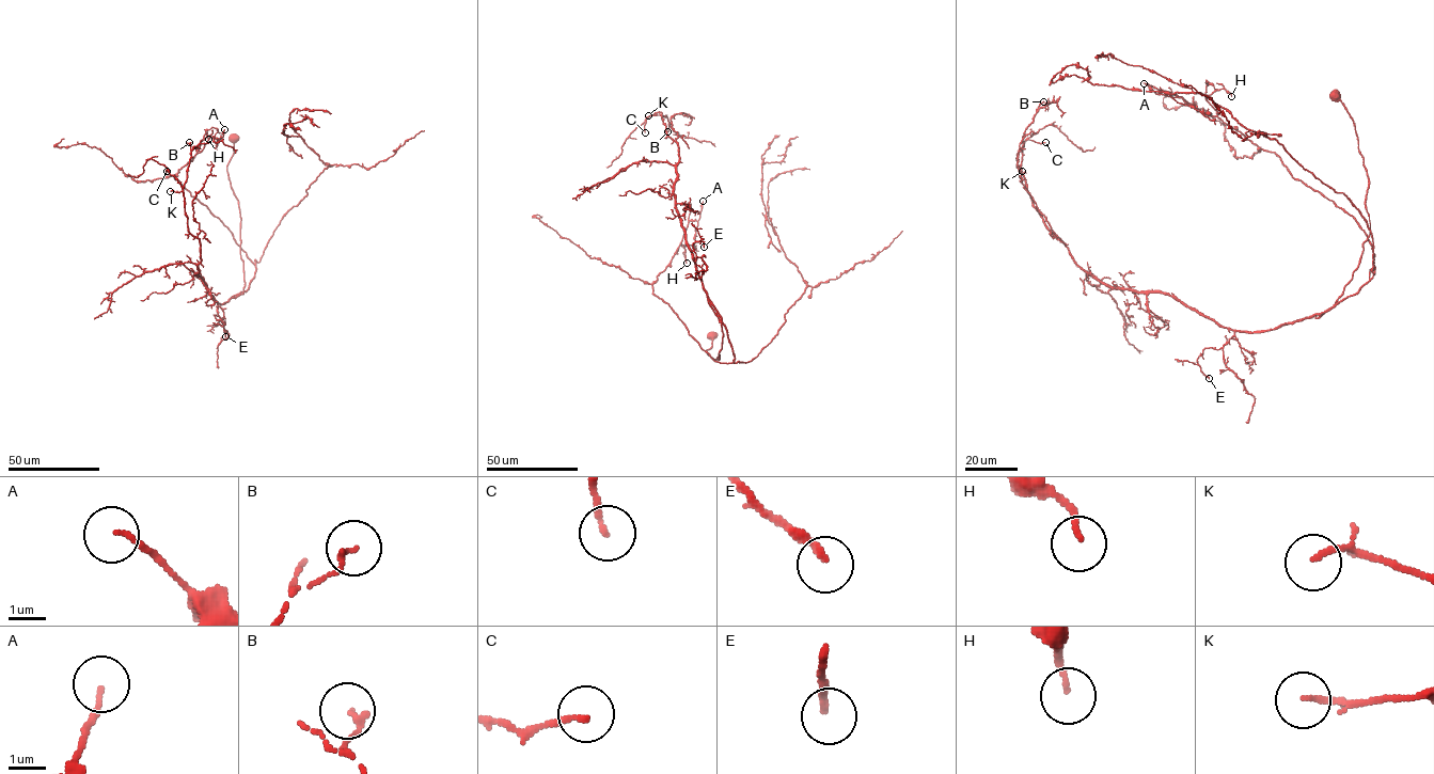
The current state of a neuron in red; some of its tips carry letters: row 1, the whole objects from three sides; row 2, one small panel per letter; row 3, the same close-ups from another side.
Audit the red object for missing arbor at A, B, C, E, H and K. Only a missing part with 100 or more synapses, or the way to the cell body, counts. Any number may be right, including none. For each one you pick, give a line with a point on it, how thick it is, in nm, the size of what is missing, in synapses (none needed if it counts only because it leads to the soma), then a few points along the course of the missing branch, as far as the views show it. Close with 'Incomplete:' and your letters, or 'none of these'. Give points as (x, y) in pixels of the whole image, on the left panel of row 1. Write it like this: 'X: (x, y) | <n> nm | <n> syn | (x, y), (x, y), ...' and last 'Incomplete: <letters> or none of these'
Incomplete: none of these

